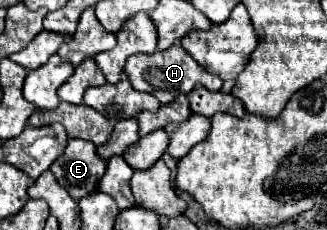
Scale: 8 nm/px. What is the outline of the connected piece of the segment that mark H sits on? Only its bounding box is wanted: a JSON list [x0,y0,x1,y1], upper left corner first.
[124,46,222,104]

